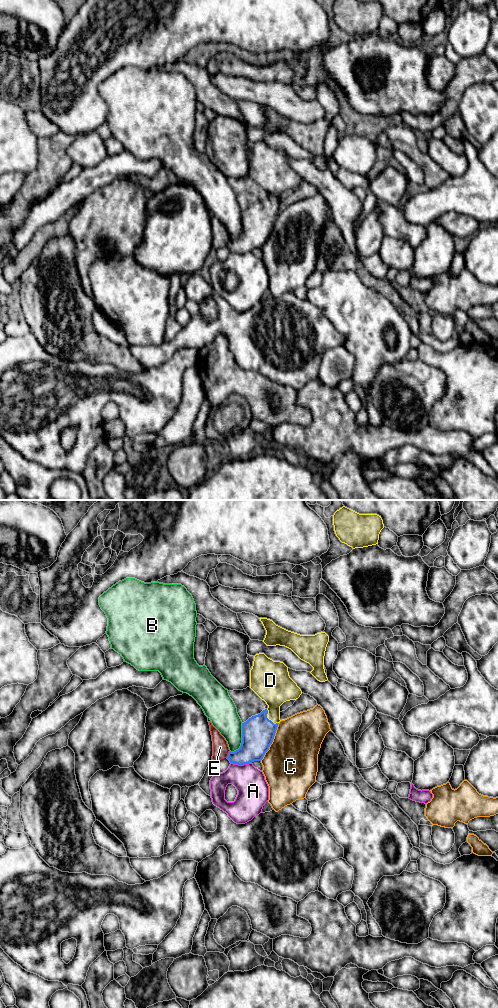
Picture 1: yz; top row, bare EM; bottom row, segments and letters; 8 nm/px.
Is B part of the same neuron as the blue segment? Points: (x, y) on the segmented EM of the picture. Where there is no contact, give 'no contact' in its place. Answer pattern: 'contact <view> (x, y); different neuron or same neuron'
contact yz (242, 739); different neuron

